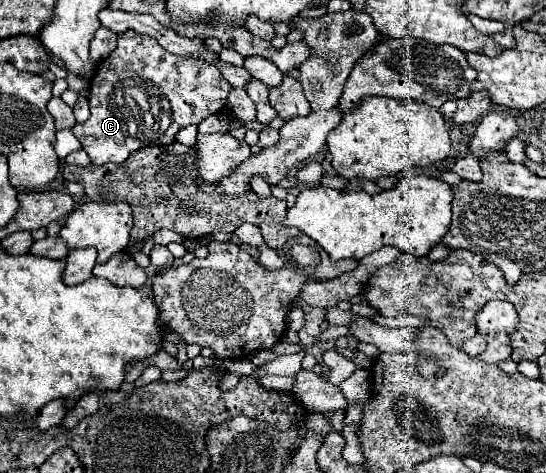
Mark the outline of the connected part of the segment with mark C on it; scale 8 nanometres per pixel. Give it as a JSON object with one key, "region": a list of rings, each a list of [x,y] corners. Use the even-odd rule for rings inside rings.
{"region":[[[124,31],[118,35],[116,49],[110,53],[110,57],[106,57],[106,61],[98,63],[98,69],[90,81],[90,119],[86,123],[78,123],[72,131],[82,143],[82,149],[90,155],[92,165],[122,163],[130,153],[142,147],[170,145],[182,127],[190,123],[198,125],[208,115],[222,111],[230,91],[230,83],[220,75],[216,65],[196,61],[196,57],[178,57],[160,47],[154,37]]]}

